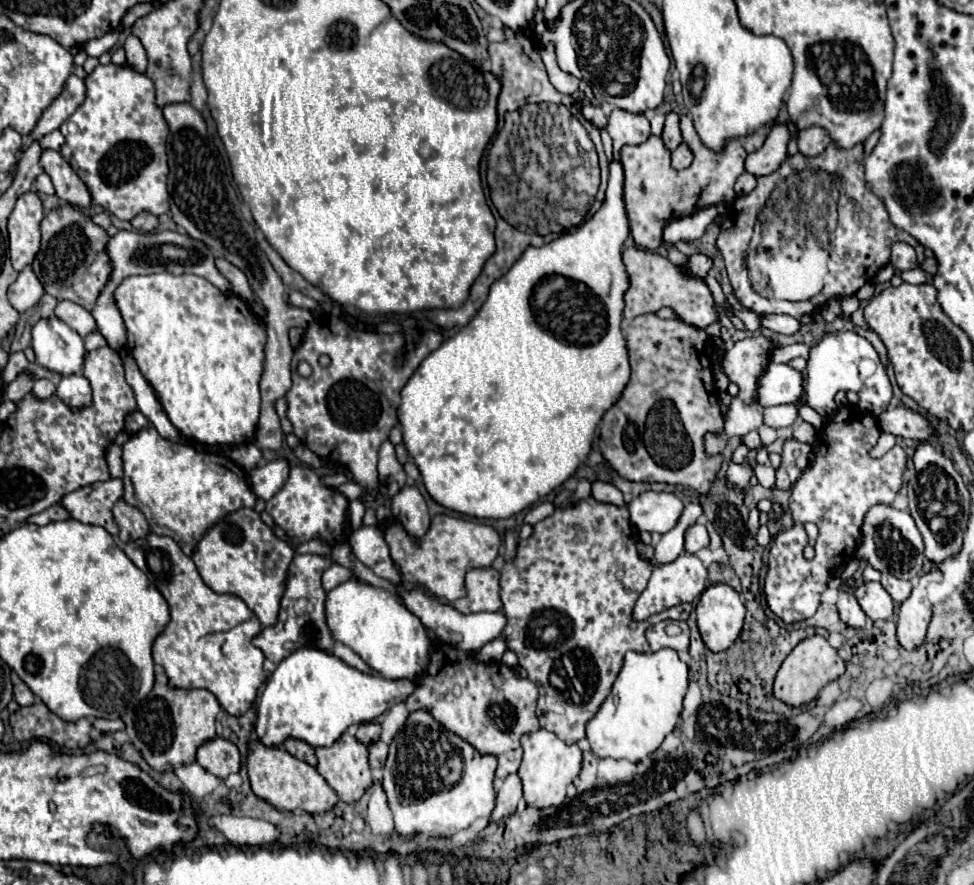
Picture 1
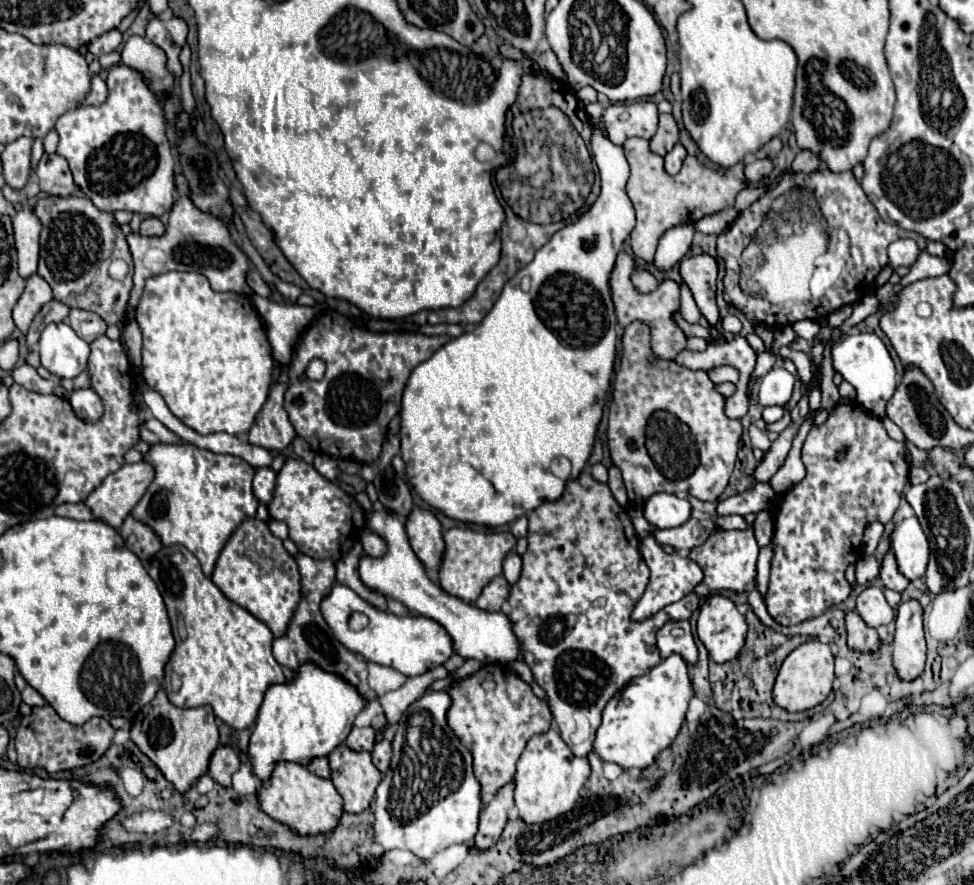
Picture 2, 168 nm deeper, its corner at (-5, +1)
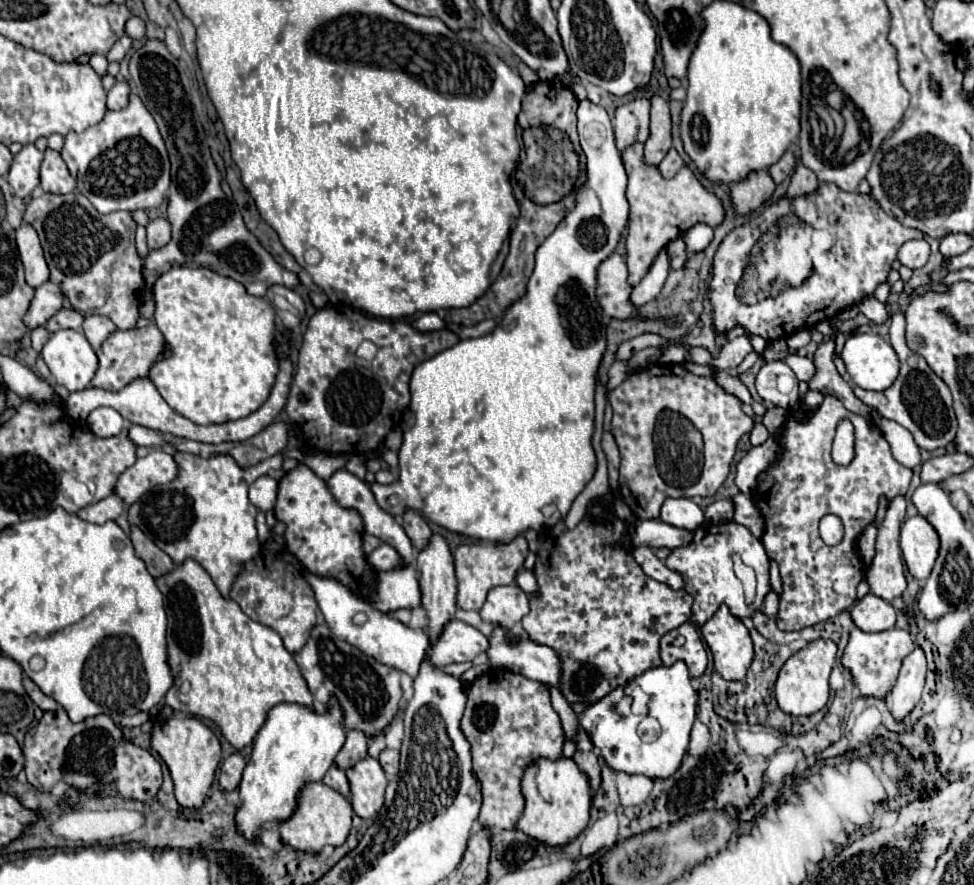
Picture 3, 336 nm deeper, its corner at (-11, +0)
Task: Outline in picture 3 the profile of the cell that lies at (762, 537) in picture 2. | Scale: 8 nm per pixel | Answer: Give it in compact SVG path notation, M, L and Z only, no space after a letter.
M770 559L769 574L770 574L771 587L780 596L783 590L782 581L779 573L779 566L777 565L777 562L773 561L773 559Z

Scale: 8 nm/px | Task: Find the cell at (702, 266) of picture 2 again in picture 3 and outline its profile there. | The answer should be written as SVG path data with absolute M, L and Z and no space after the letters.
M681 237L671 241L667 245L667 255L669 255L669 265L671 269L681 269L685 267L685 243Z

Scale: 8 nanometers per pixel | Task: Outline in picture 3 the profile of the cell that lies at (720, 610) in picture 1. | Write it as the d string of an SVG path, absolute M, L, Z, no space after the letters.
M721 605L701 627L701 633L713 653L715 671L725 681L745 679L753 659L753 643L743 621L733 617L727 605Z

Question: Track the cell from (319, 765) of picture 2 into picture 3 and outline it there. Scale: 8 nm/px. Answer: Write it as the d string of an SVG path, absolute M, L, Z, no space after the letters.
M331 765L331 767L329 767L329 771L327 771L325 777L323 777L323 783L329 785L331 789L339 791L347 801L351 801L351 795L349 795L349 781L347 781L347 777L345 777L345 771L339 769L337 765Z

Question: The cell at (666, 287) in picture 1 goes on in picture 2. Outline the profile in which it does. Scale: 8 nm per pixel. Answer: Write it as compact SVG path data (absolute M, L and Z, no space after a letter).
M619 252L613 274L611 274L611 292L613 292L613 302L615 302L615 314L619 320L619 326L627 326L633 320L641 320L645 324L651 326L651 348L655 352L655 356L659 358L667 358L673 360L681 350L685 350L685 334L679 330L679 326L673 322L673 314L679 310L679 284L675 280L663 280L657 284L657 288L649 294L641 294L637 292L637 288L633 288L631 276L637 270L637 264L633 260L633 256L629 256L627 252Z

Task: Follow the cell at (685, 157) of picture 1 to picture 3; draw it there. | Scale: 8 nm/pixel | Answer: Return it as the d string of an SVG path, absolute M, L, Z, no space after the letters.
M669 149L667 155L665 155L665 159L657 165L659 173L661 173L663 177L667 177L667 179L671 179L681 167L683 167L683 161L681 161L681 157L677 155L675 149Z

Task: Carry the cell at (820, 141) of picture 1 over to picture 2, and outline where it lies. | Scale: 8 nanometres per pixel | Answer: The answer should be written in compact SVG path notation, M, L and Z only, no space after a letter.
M801 150L795 156L791 170L793 172L805 172L805 174L809 174L809 172L815 172L819 168L819 164L821 164L821 156L817 156L815 152L809 152L809 150Z

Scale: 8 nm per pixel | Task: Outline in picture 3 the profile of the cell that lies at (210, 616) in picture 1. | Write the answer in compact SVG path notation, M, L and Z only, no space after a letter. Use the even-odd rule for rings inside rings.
M187 559L183 565L175 567L173 573L159 579L159 589L165 597L167 609L167 661L173 675L173 687L167 691L165 703L173 711L211 719L235 749L243 749L253 743L271 707L279 703L299 703L311 705L313 709L313 695L303 681L293 655L283 647L281 637L271 627L245 617L235 601L223 599L199 563ZM185 681L191 683L187 693L181 691Z

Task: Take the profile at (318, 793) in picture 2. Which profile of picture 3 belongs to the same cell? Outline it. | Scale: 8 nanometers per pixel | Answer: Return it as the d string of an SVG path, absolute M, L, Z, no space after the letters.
M309 783L299 795L299 807L295 815L289 821L283 821L279 825L279 833L283 843L291 845L293 849L299 849L305 853L317 853L327 845L339 847L345 843L351 831L351 817L353 817L353 809L341 793L333 791L323 783Z

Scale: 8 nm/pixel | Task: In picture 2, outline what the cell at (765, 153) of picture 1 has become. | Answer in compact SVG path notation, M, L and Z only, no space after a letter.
M767 158L767 160L755 160L755 162L749 162L745 166L745 178L751 182L751 184L759 184L759 180L771 176L773 172L773 160Z

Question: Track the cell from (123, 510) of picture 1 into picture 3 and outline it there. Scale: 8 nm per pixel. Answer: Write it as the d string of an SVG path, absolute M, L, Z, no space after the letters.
M131 527L131 541L133 541L133 547L135 547L135 555L145 561L147 571L155 579L173 571L175 563L171 561L171 557L167 553L163 553L139 527Z

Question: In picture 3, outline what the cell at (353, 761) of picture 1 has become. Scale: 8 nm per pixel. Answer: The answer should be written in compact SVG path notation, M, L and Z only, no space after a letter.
M365 757L347 769L347 779L351 783L353 811L361 819L373 819L385 801L387 777L377 759Z

